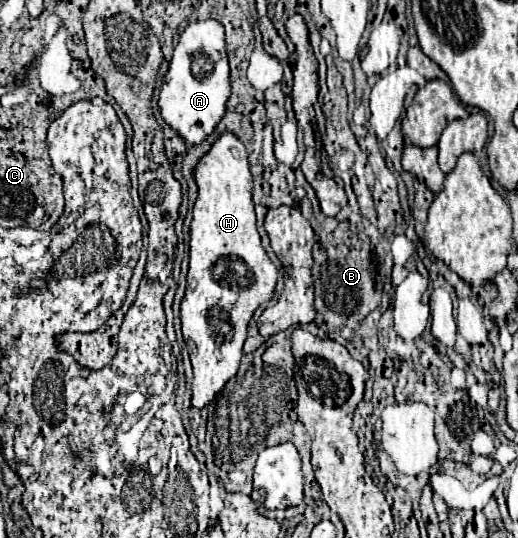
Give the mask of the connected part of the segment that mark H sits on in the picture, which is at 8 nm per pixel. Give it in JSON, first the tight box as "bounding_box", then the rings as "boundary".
{"bounding_box":[180,131,278,409],"boundary":[[[230,131],[220,133],[220,137],[212,143],[210,151],[196,163],[194,179],[198,185],[198,199],[194,205],[194,219],[190,227],[190,269],[186,277],[186,293],[180,303],[180,321],[194,371],[192,405],[196,409],[202,409],[216,397],[218,391],[224,389],[228,379],[236,375],[242,359],[242,345],[246,339],[248,323],[254,311],[272,299],[278,271],[272,259],[266,255],[260,243],[260,235],[256,231],[256,217],[252,205],[252,175],[248,169],[248,153],[244,143]]]}

